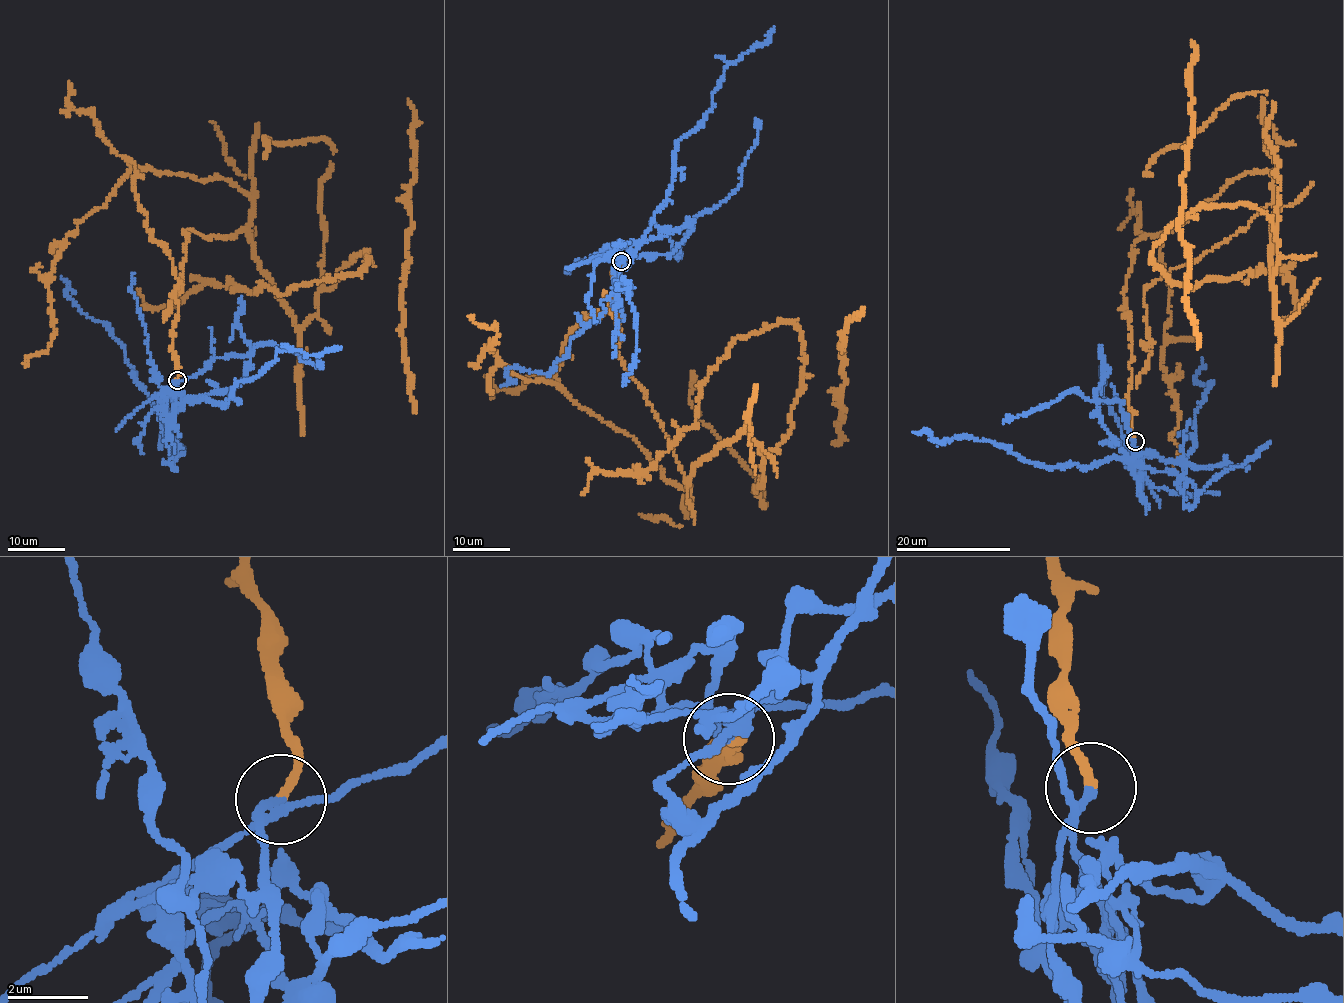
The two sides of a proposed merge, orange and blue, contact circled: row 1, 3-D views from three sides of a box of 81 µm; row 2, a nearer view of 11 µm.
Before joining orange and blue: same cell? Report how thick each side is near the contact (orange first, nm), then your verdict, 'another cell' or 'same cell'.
220 nm thick on the orange side, 190 nm on the other; another cell

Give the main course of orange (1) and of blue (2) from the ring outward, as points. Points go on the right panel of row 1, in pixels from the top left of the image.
1: (1135, 440), (1134, 242), (1264, 171), (1271, 280), (1247, 205), (1151, 259), (1309, 294)
2: (1135, 440), (1140, 463), (1137, 451), (1082, 467), (1048, 468), (991, 442), (938, 441), (913, 432)

